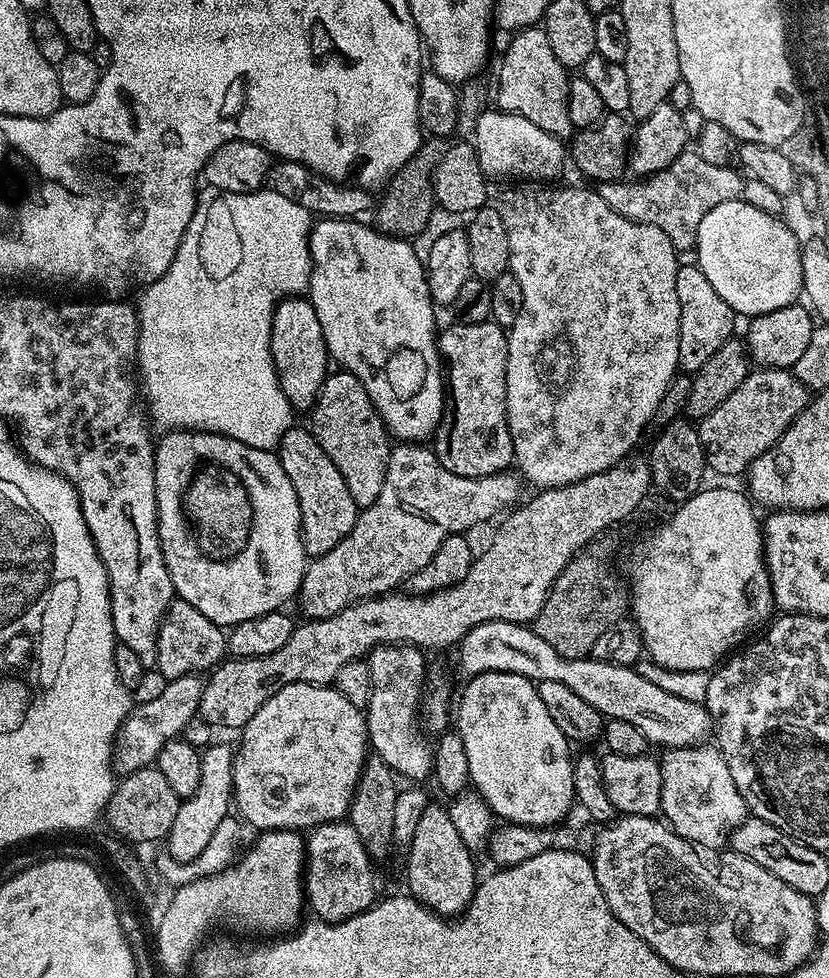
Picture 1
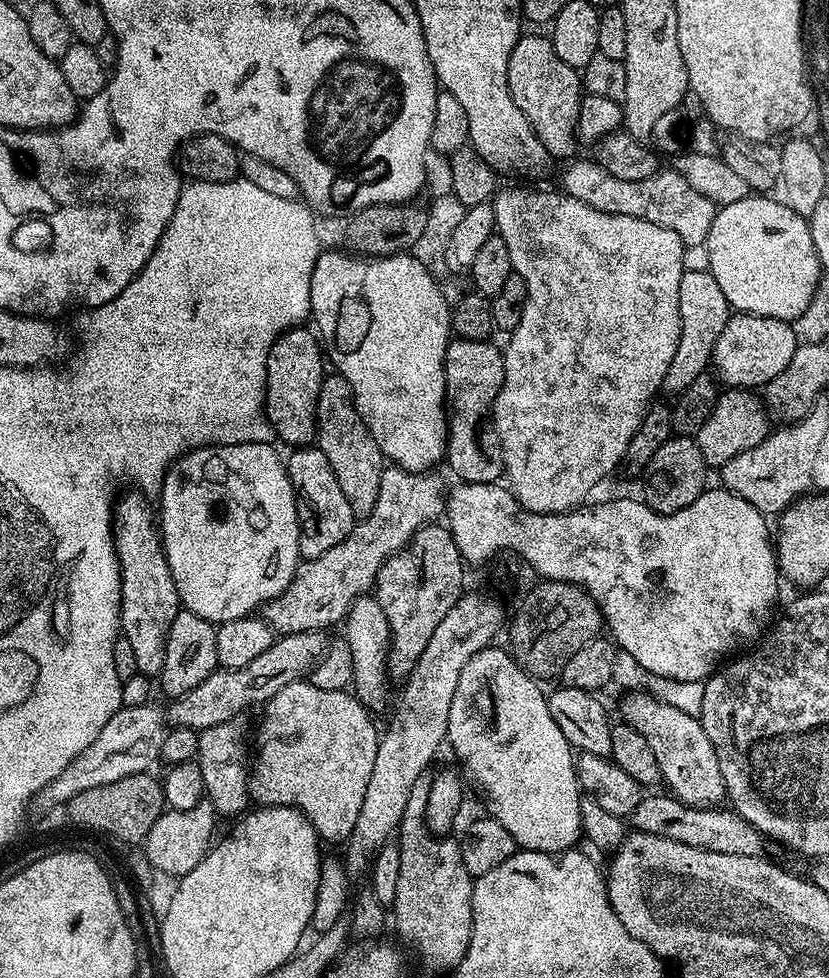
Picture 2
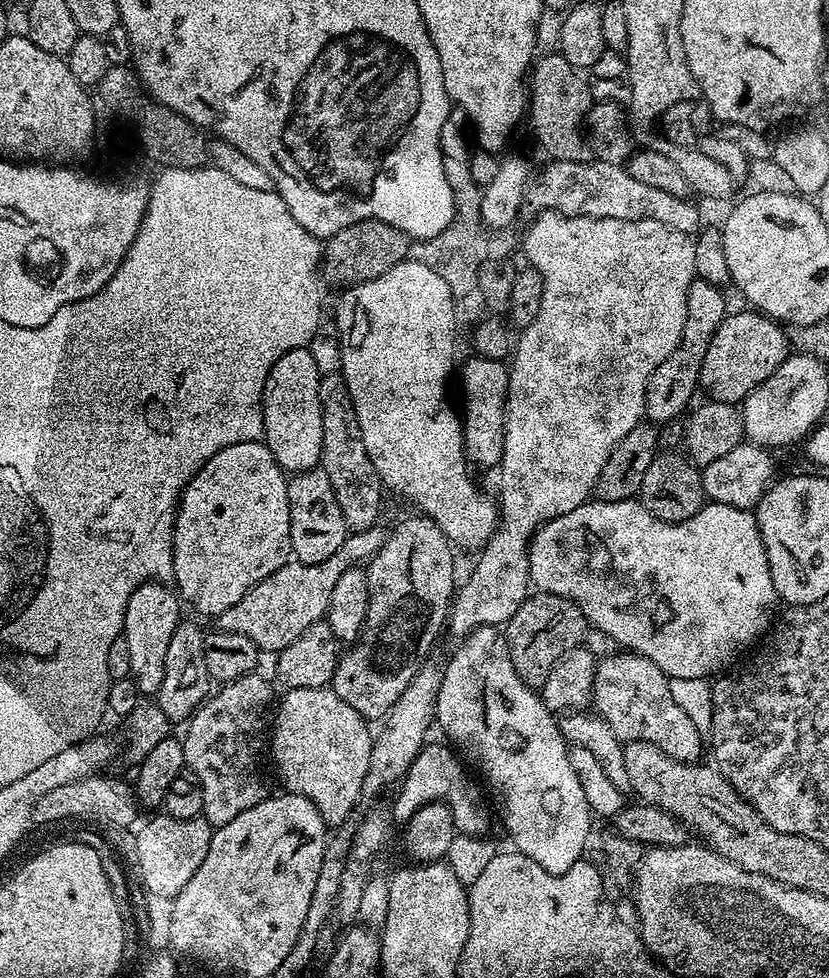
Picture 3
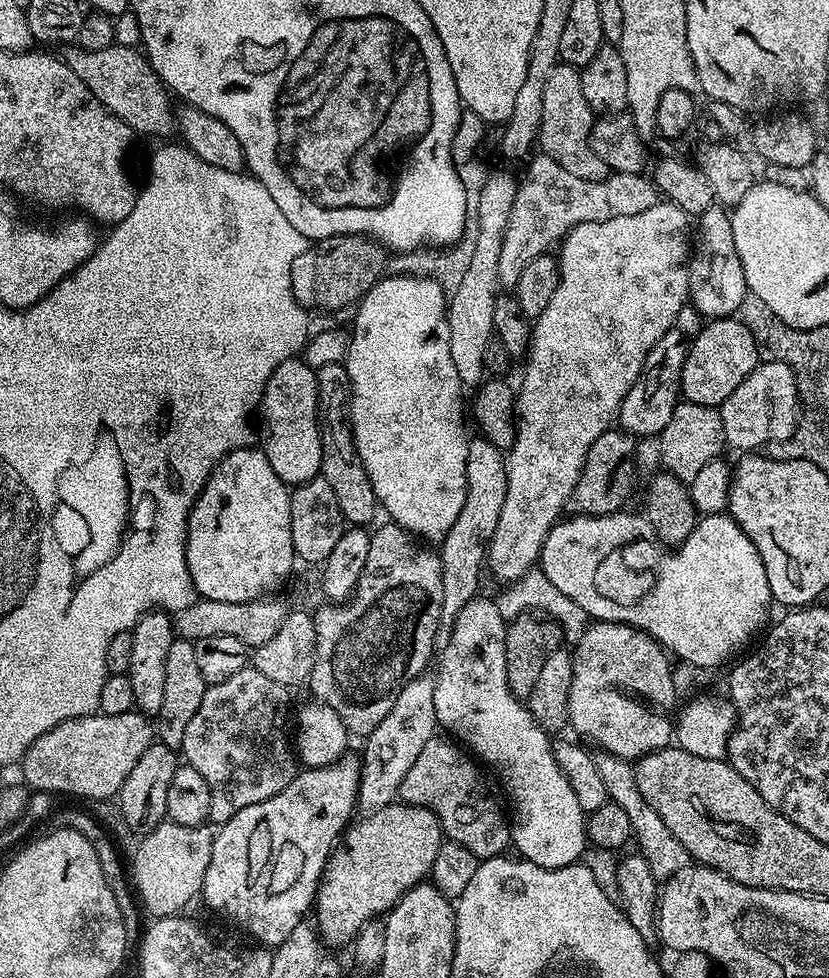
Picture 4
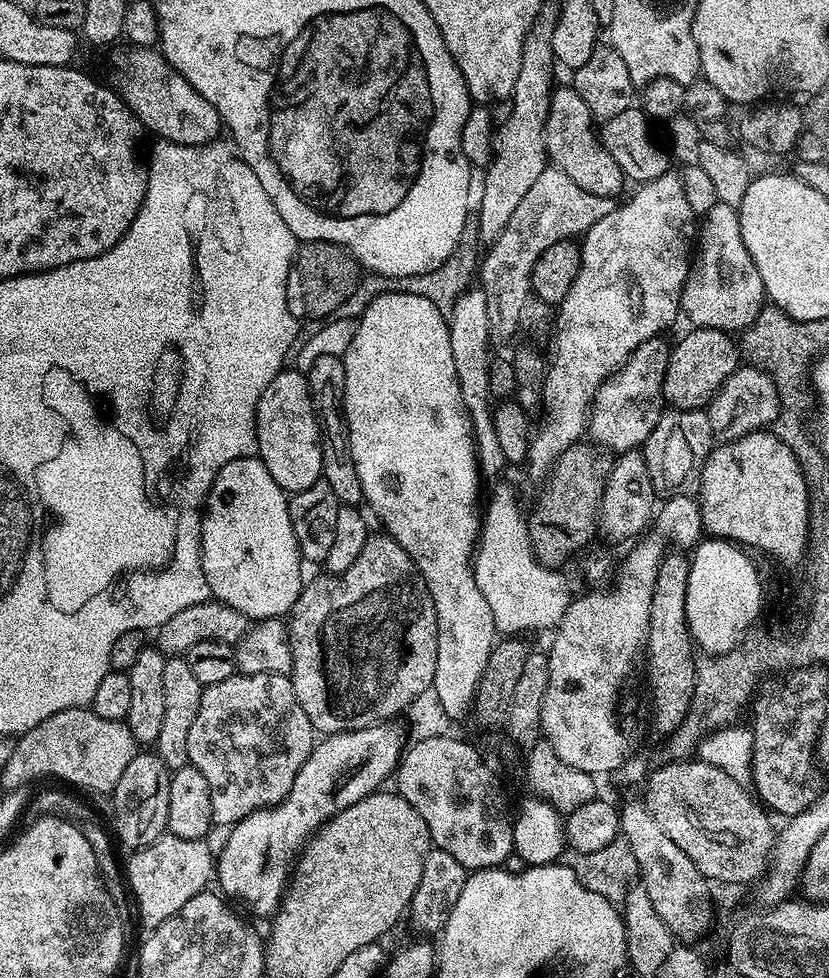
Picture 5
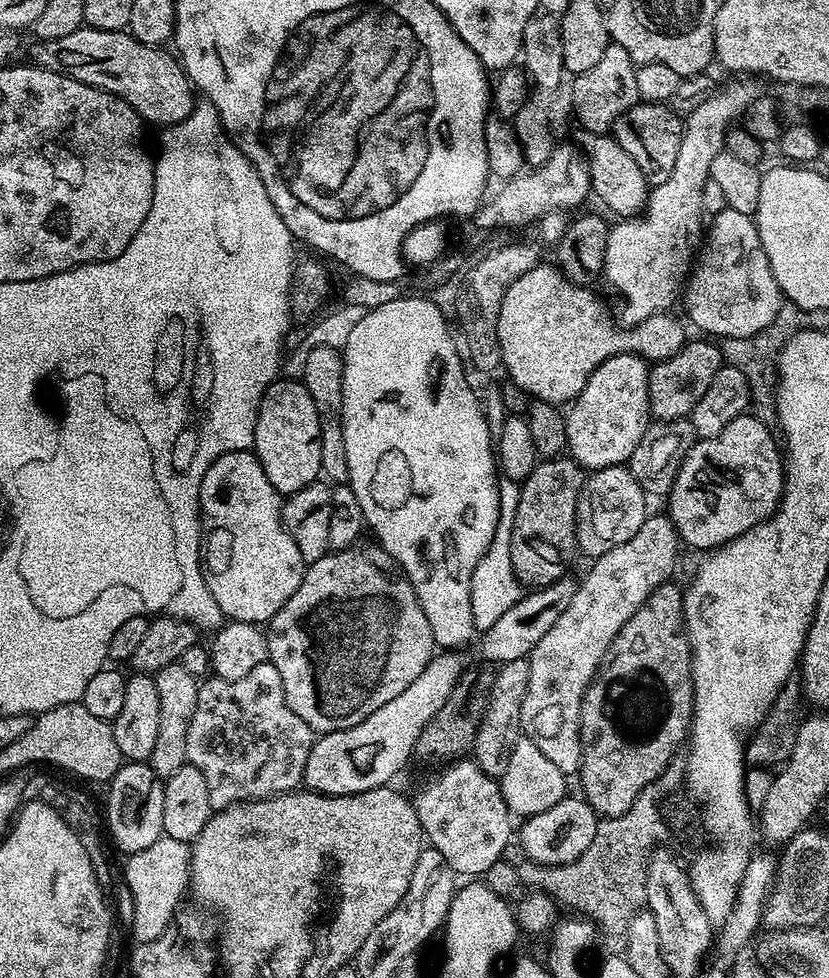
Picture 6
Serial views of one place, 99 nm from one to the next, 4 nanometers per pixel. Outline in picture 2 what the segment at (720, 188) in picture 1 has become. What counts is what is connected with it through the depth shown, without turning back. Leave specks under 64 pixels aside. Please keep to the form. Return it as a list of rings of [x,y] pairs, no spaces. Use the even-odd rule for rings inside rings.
[[[576,158],[564,172],[559,187],[568,196],[573,196],[583,204],[594,206],[594,210],[602,210],[606,214],[622,214],[642,218],[646,222],[654,222],[654,226],[666,226],[666,230],[674,230],[689,249],[696,248],[708,239],[708,231],[718,211],[682,174],[675,170],[661,170],[650,178],[642,178],[642,182],[626,182],[622,178],[614,178],[610,170],[606,170],[595,159],[580,160]]]

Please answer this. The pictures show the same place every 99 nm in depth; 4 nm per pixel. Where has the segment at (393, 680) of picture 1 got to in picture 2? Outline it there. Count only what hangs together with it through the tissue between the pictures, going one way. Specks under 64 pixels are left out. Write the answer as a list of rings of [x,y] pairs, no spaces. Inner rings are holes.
[[[365,594],[352,603],[348,615],[342,621],[343,640],[350,646],[350,658],[354,662],[351,691],[357,700],[373,714],[379,714],[388,704],[388,649],[392,639],[392,628],[388,625],[388,616],[382,614],[382,606],[375,595]]]

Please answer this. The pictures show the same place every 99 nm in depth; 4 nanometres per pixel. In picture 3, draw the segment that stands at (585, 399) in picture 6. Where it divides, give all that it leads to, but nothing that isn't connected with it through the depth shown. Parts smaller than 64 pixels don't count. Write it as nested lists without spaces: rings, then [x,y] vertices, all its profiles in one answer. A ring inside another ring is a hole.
[[[699,278],[693,280],[692,285],[689,286],[686,298],[686,326],[682,330],[680,344],[658,366],[658,370],[654,370],[654,374],[650,374],[650,382],[646,386],[644,410],[649,421],[661,425],[665,424],[667,420],[683,417],[686,409],[693,403],[692,395],[698,392],[700,382],[702,358],[706,358],[710,338],[714,338],[718,326],[726,315],[724,296],[720,292],[723,291],[717,285]]]

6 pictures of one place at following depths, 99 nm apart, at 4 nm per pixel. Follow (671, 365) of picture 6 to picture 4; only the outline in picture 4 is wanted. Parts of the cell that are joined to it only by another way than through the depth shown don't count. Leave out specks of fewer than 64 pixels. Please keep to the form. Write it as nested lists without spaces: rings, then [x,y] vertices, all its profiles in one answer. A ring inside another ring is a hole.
[[[712,318],[701,327],[688,346],[686,362],[682,366],[680,394],[687,403],[716,408],[761,363],[760,348],[756,336],[740,321],[740,318]]]

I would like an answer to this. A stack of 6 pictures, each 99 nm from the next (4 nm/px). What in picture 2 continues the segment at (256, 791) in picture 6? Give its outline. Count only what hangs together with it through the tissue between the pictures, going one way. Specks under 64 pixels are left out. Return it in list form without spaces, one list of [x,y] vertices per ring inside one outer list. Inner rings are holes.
[[[243,719],[227,720],[218,726],[210,726],[198,735],[195,763],[202,770],[202,782],[206,799],[212,803],[217,817],[239,817],[249,807],[248,777],[250,775],[250,748],[244,745],[250,732],[244,729]]]

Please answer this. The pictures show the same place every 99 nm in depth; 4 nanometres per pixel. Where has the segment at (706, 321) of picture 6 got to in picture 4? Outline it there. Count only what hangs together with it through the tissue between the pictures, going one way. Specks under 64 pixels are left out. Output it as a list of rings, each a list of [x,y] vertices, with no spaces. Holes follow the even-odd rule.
[[[717,203],[711,204],[700,217],[694,228],[694,243],[690,248],[688,265],[688,298],[691,307],[699,310],[704,318],[732,318],[744,304],[744,299],[749,299],[750,293],[746,274],[742,270],[742,262],[738,258],[738,250],[734,246],[734,230],[732,229],[732,217],[727,207]]]

